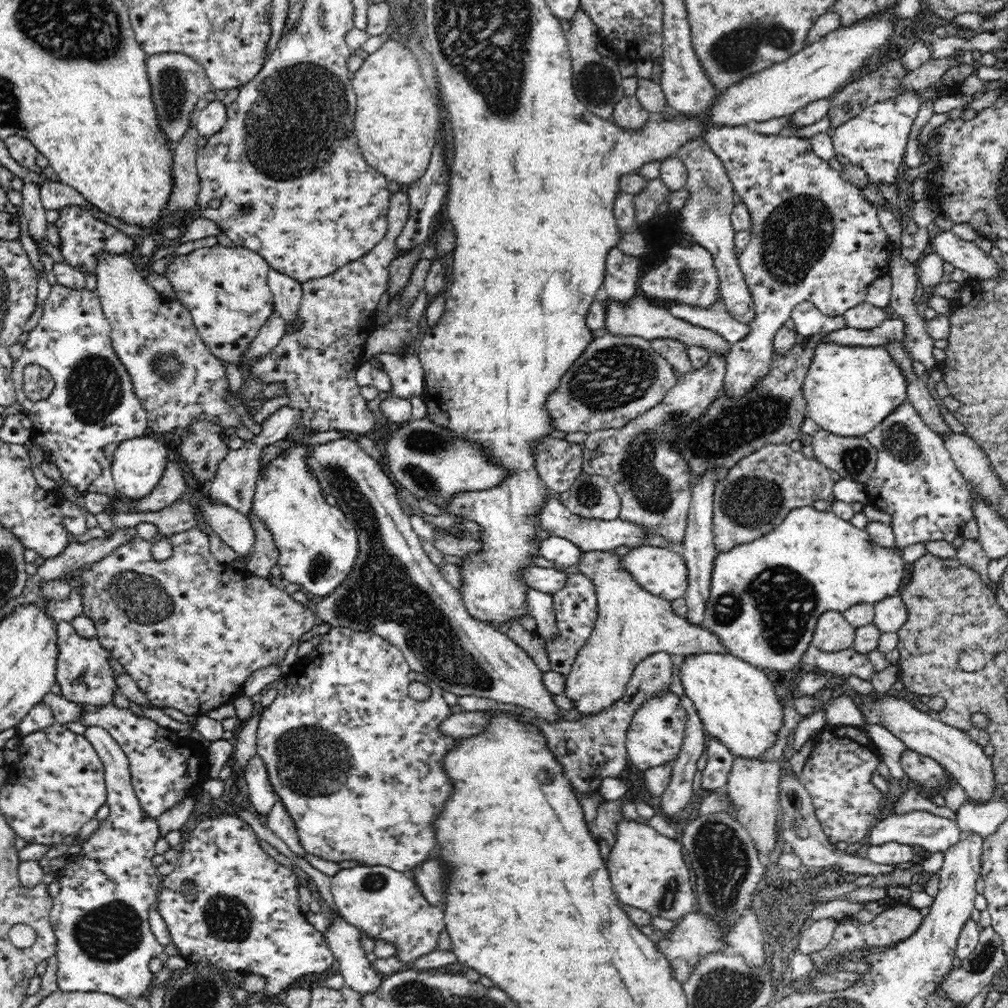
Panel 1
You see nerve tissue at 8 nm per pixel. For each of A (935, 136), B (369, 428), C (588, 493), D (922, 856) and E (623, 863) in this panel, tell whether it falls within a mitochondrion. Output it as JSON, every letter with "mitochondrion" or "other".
{"A":"other","B":"other","C":"mitochondrion","D":"other","E":"other"}

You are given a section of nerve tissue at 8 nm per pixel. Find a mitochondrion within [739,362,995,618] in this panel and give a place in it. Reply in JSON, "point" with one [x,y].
{"point":[900,441]}

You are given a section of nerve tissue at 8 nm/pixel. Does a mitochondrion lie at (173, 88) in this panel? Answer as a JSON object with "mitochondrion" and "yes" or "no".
{"mitochondrion":"yes"}

